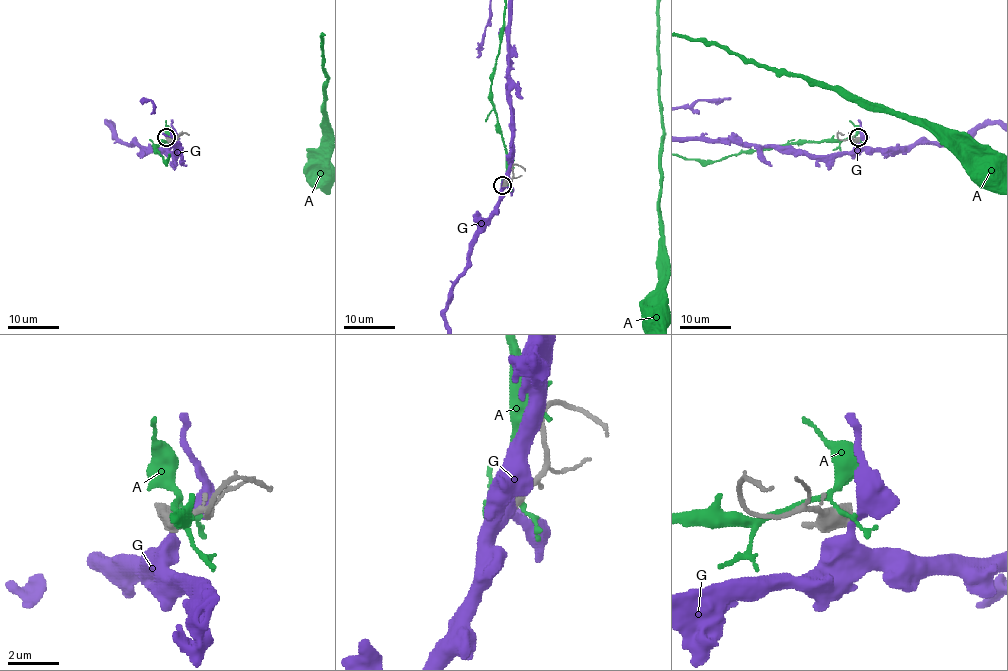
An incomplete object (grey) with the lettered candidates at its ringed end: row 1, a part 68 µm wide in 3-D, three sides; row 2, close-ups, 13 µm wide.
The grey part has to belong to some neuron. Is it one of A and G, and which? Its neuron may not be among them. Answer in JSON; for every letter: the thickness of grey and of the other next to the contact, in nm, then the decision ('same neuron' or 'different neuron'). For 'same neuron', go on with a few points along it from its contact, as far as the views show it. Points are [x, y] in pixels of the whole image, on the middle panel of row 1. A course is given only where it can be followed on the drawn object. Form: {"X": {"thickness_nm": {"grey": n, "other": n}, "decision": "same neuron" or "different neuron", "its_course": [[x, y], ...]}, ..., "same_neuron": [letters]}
{"A": {"thickness_nm": {"grey": 480, "other": 150}, "decision": "different neuron"}, "G": {"thickness_nm": {"grey": 500, "other": 320}, "decision": "different neuron"}, "same_neuron": []}

